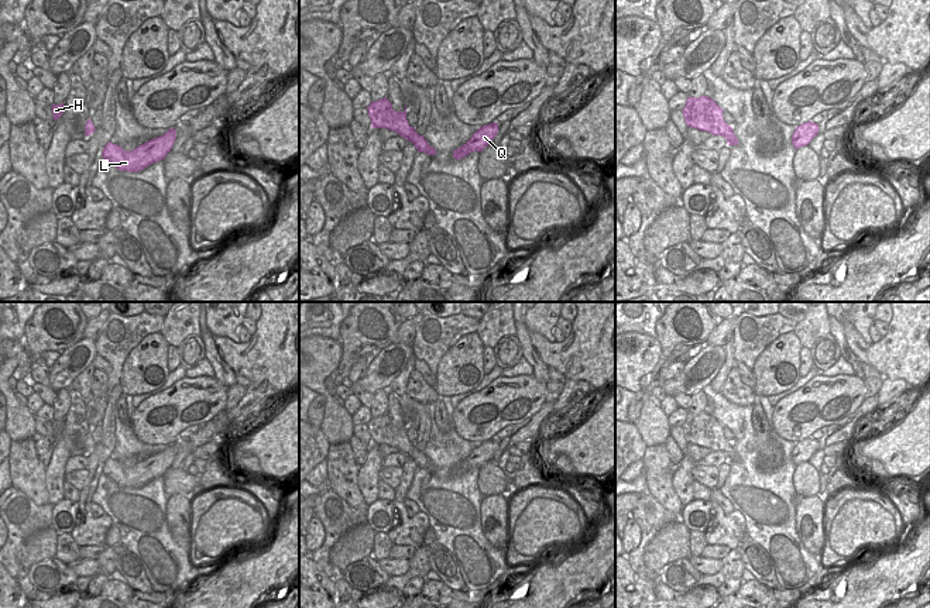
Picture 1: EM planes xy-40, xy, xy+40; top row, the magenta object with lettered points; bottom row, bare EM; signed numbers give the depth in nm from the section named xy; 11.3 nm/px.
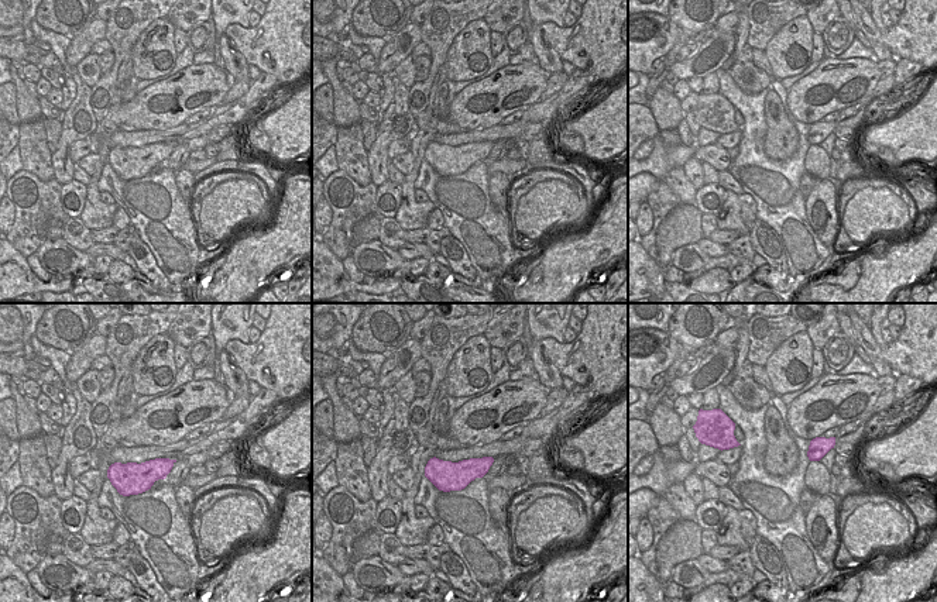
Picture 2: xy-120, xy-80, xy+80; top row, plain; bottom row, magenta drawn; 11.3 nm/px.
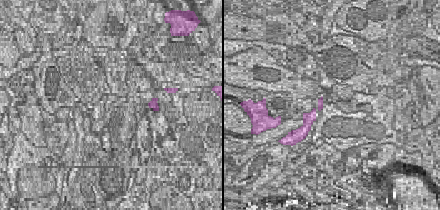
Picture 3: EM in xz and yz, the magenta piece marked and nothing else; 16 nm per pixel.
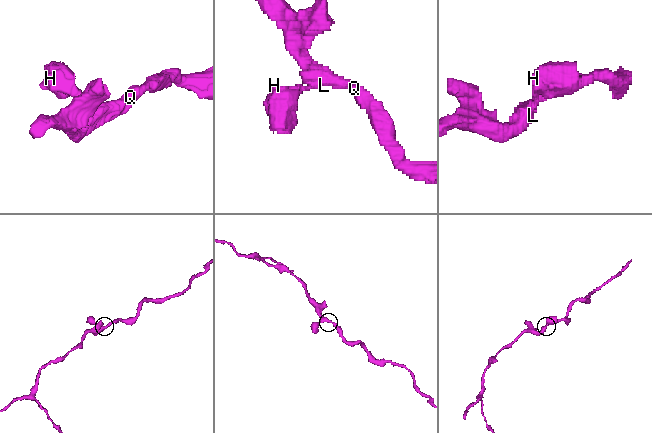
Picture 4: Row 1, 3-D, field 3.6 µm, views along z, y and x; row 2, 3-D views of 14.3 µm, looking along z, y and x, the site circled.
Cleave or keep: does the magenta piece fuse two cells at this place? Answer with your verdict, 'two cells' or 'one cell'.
one cell

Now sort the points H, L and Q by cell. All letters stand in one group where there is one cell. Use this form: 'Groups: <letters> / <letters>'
Groups: H L Q.

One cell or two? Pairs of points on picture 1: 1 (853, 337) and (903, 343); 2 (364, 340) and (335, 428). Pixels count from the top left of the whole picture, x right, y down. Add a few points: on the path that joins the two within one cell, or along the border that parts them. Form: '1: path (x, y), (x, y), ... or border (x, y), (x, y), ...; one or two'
1: path (865, 347), (891, 349); one
2: border (340, 340), (342, 359), (330, 373); two

